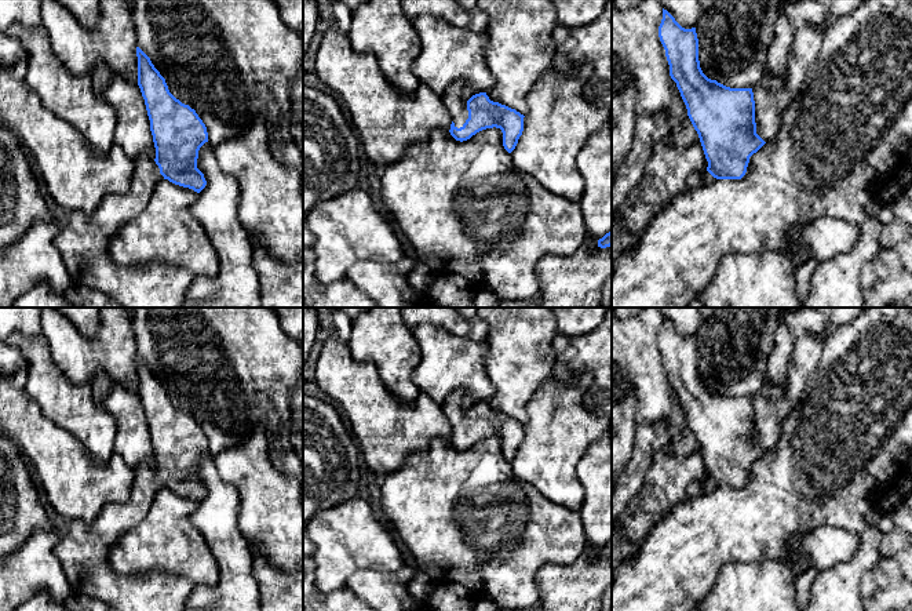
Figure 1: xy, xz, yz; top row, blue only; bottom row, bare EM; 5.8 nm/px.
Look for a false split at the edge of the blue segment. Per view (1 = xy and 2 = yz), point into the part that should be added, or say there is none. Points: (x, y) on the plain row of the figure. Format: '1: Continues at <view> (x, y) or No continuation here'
1: Continues at xy (83, 551)
2: Continues at yz (699, 487)

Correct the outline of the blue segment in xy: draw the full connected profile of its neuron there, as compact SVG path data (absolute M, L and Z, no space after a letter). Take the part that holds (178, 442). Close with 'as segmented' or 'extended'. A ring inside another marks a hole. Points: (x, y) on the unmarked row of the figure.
M136 356L136 365L138 394L150 429L156 466L142 463L135 468L135 480L128 501L105 505L91 523L72 520L54 552L72 593L99 600L113 611L183 611L194 588L189 579L158 571L149 575L125 577L117 574L109 563L112 546L123 534L146 517L156 494L161 488L168 488L197 502L207 494L204 483L197 477L198 459L208 451L205 433L194 418L182 412L169 401L165 388L139 356Z; extended

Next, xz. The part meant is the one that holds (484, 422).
M455 390L442 404L442 412L452 426L450 444L456 450L467 450L486 437L500 437L503 455L511 462L524 440L524 423L489 408L486 401L464 408L463 392Z; extended

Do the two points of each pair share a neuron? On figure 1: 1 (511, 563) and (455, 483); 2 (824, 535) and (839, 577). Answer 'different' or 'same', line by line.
1: same
2: different

